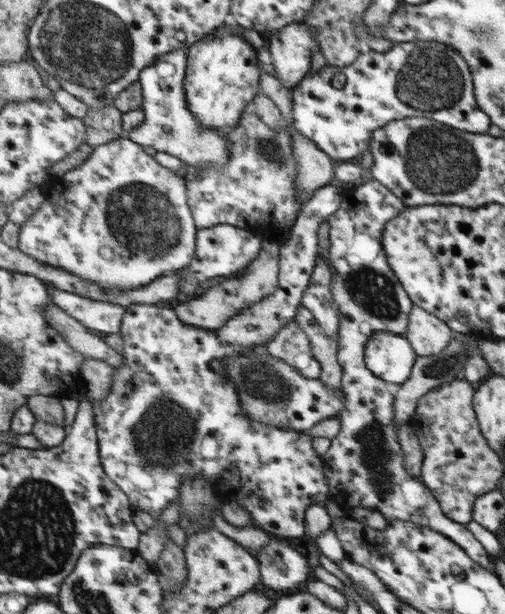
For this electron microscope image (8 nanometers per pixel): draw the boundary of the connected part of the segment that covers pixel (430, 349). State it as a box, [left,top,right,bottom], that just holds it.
[404,306,453,358]

